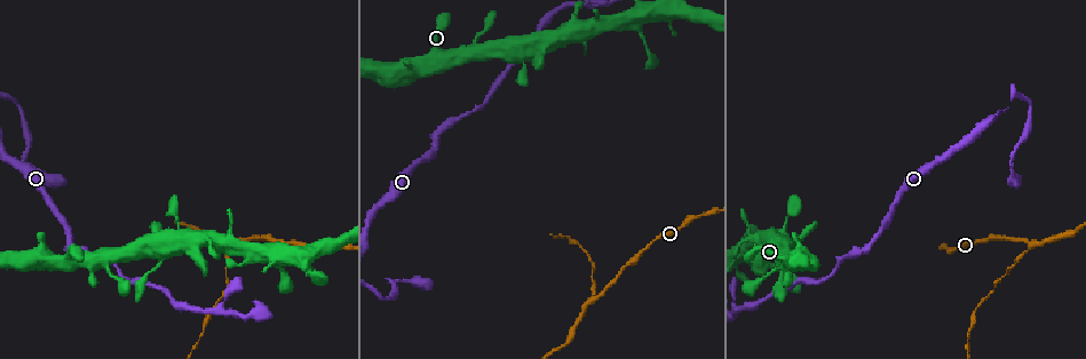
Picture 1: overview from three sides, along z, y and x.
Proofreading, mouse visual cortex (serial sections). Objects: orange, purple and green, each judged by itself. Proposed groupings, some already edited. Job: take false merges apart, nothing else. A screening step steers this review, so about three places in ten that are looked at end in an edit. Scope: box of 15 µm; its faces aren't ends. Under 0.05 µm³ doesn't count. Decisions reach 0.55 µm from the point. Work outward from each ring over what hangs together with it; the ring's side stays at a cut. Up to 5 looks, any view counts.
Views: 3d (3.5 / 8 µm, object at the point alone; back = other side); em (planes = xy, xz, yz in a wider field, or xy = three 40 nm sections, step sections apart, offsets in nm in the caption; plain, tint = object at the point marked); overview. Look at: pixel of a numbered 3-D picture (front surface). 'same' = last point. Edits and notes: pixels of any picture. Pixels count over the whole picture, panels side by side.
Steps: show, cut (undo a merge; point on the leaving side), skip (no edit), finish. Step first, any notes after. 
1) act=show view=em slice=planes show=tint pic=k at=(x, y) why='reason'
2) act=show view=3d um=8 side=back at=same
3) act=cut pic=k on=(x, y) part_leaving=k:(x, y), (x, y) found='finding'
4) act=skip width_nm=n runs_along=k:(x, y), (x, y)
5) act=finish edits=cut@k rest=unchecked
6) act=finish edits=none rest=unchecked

act=show view=3d um=3.5 pic=1 at=(1028, 243) why='arms part here'

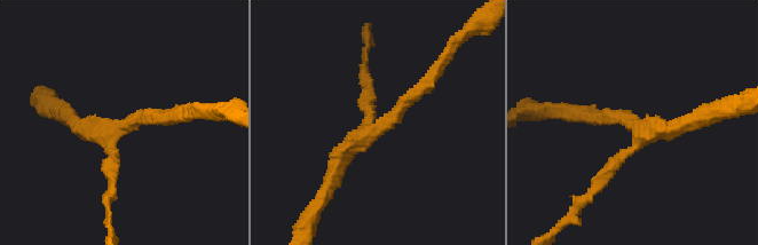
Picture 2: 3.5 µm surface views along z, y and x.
act=show view=em slice=xy step=1 show=tint pic=2 at=(115, 127)

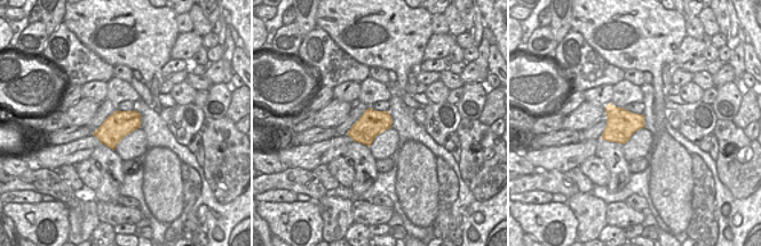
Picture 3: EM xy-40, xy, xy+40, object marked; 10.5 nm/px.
act=show view=em slice=xy step=2 show=tint at=same why='another direction'

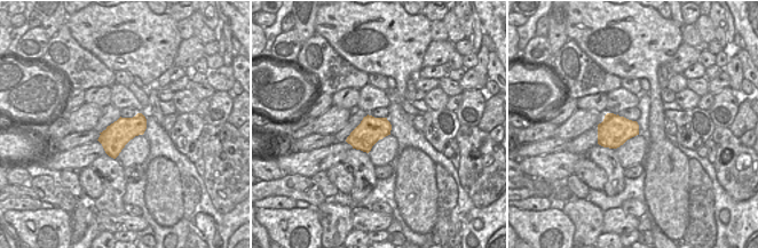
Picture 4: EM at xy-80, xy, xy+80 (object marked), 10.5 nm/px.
act=skip arms=3 arm_widths_nm=150,200,200 runs_along=2:(428, 83), (340, 153), (330, 186) found='continuous, no second cell'

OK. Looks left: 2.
act=show view=3d um=3.5 pic=1 at=(260, 256) why='small branch off a trunk'

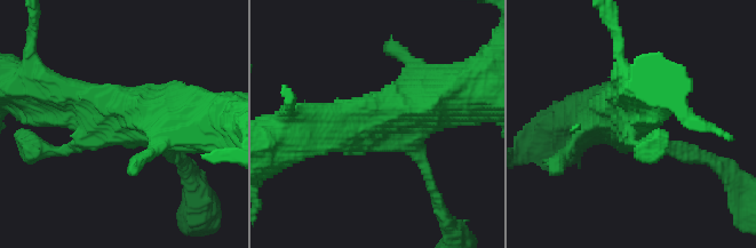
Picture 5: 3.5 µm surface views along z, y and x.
act=show view=em slice=planes show=tint pic=5 at=(125, 129)

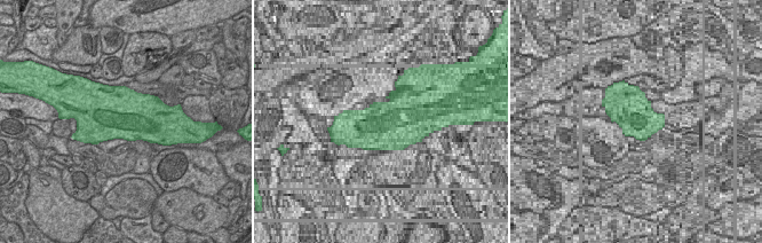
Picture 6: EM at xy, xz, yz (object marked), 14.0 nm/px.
act=skip runs_along=5:(309, 138), (343, 133), (452, 92) found='one cell here'

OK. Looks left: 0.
act=finish edits=none rest=unchecked

